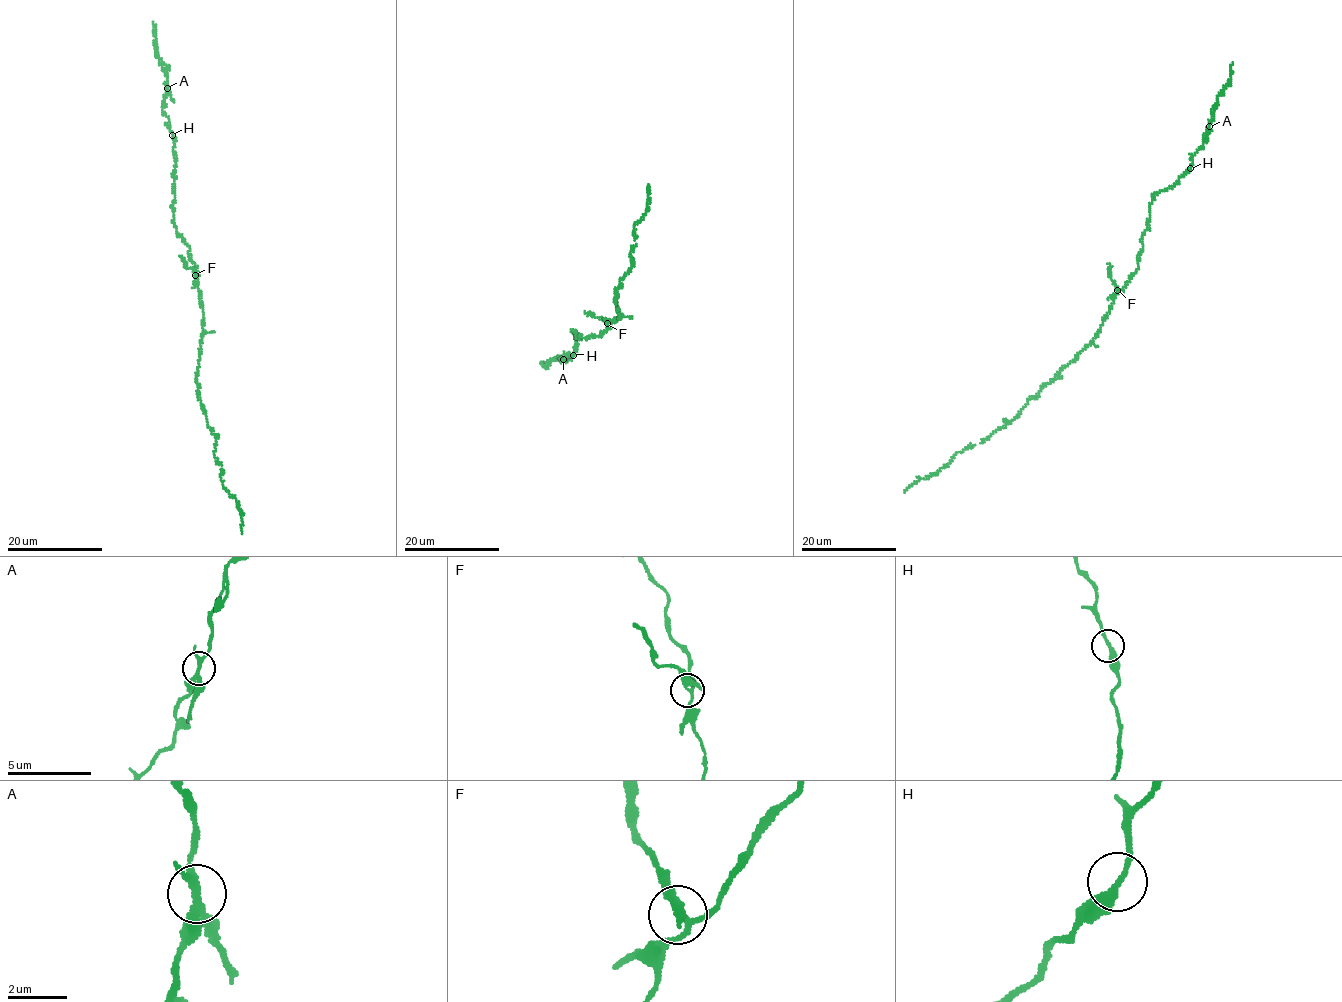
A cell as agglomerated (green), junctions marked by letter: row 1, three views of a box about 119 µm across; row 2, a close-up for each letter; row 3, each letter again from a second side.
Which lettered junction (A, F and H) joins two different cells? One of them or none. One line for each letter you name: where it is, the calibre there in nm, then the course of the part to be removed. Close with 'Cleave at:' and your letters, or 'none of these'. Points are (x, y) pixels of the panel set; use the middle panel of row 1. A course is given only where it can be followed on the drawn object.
A: (563, 359) | 220 nm
Cleave at: A

